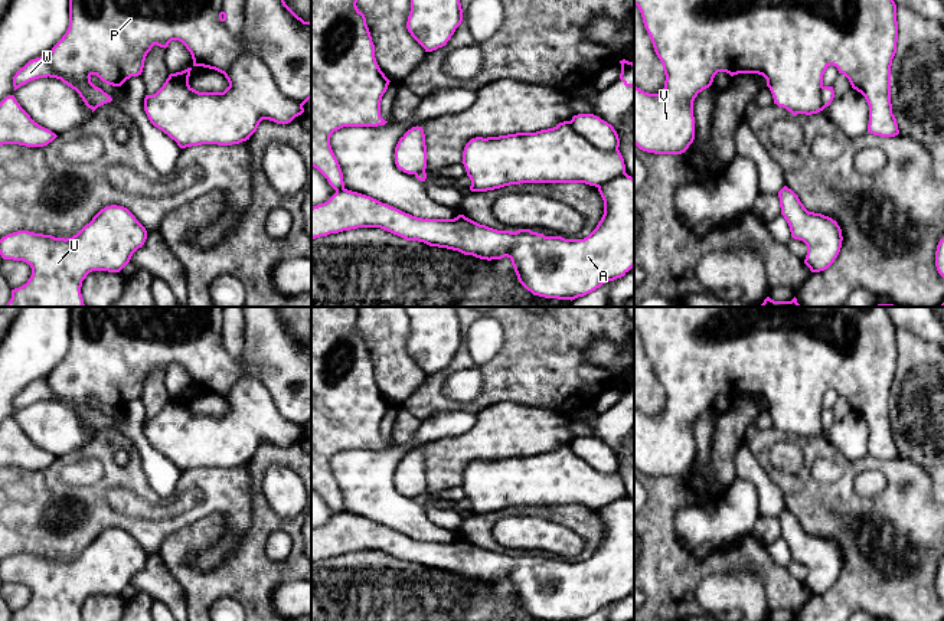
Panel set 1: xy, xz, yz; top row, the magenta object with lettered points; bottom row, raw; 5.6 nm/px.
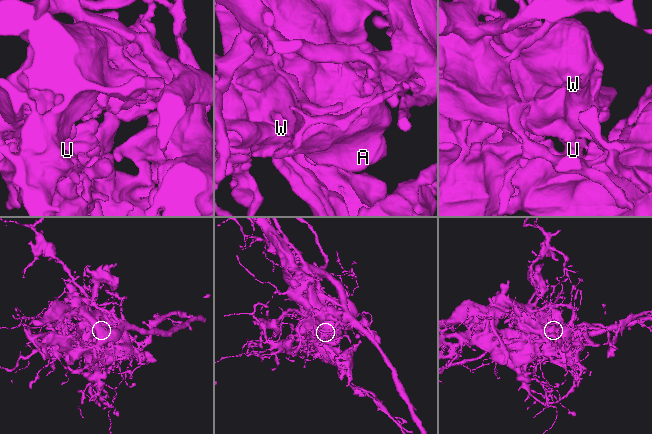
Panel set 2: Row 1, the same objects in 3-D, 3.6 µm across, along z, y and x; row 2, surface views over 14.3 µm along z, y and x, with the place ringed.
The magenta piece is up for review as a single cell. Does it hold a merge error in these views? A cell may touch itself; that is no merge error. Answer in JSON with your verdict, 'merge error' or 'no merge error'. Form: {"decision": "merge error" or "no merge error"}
{"decision": "merge error"}

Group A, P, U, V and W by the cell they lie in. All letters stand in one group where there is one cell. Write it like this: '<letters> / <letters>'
A P U V / W

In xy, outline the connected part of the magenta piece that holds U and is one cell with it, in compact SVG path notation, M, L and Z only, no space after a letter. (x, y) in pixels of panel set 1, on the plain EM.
M105 529L89 546L72 560L55 560L52 558L17 553L0 562L0 578L3 582L23 584L30 588L32 598L26 607L12 612L12 621L82 621L82 604L92 594L120 595L131 582L133 576L144 568L146 550L124 529Z

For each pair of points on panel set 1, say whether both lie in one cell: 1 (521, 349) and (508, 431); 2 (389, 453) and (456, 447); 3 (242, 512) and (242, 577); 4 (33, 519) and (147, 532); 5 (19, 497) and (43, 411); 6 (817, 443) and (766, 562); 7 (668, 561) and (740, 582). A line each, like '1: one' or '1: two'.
1: two
2: two
3: two
4: one
5: two
6: two
7: two

